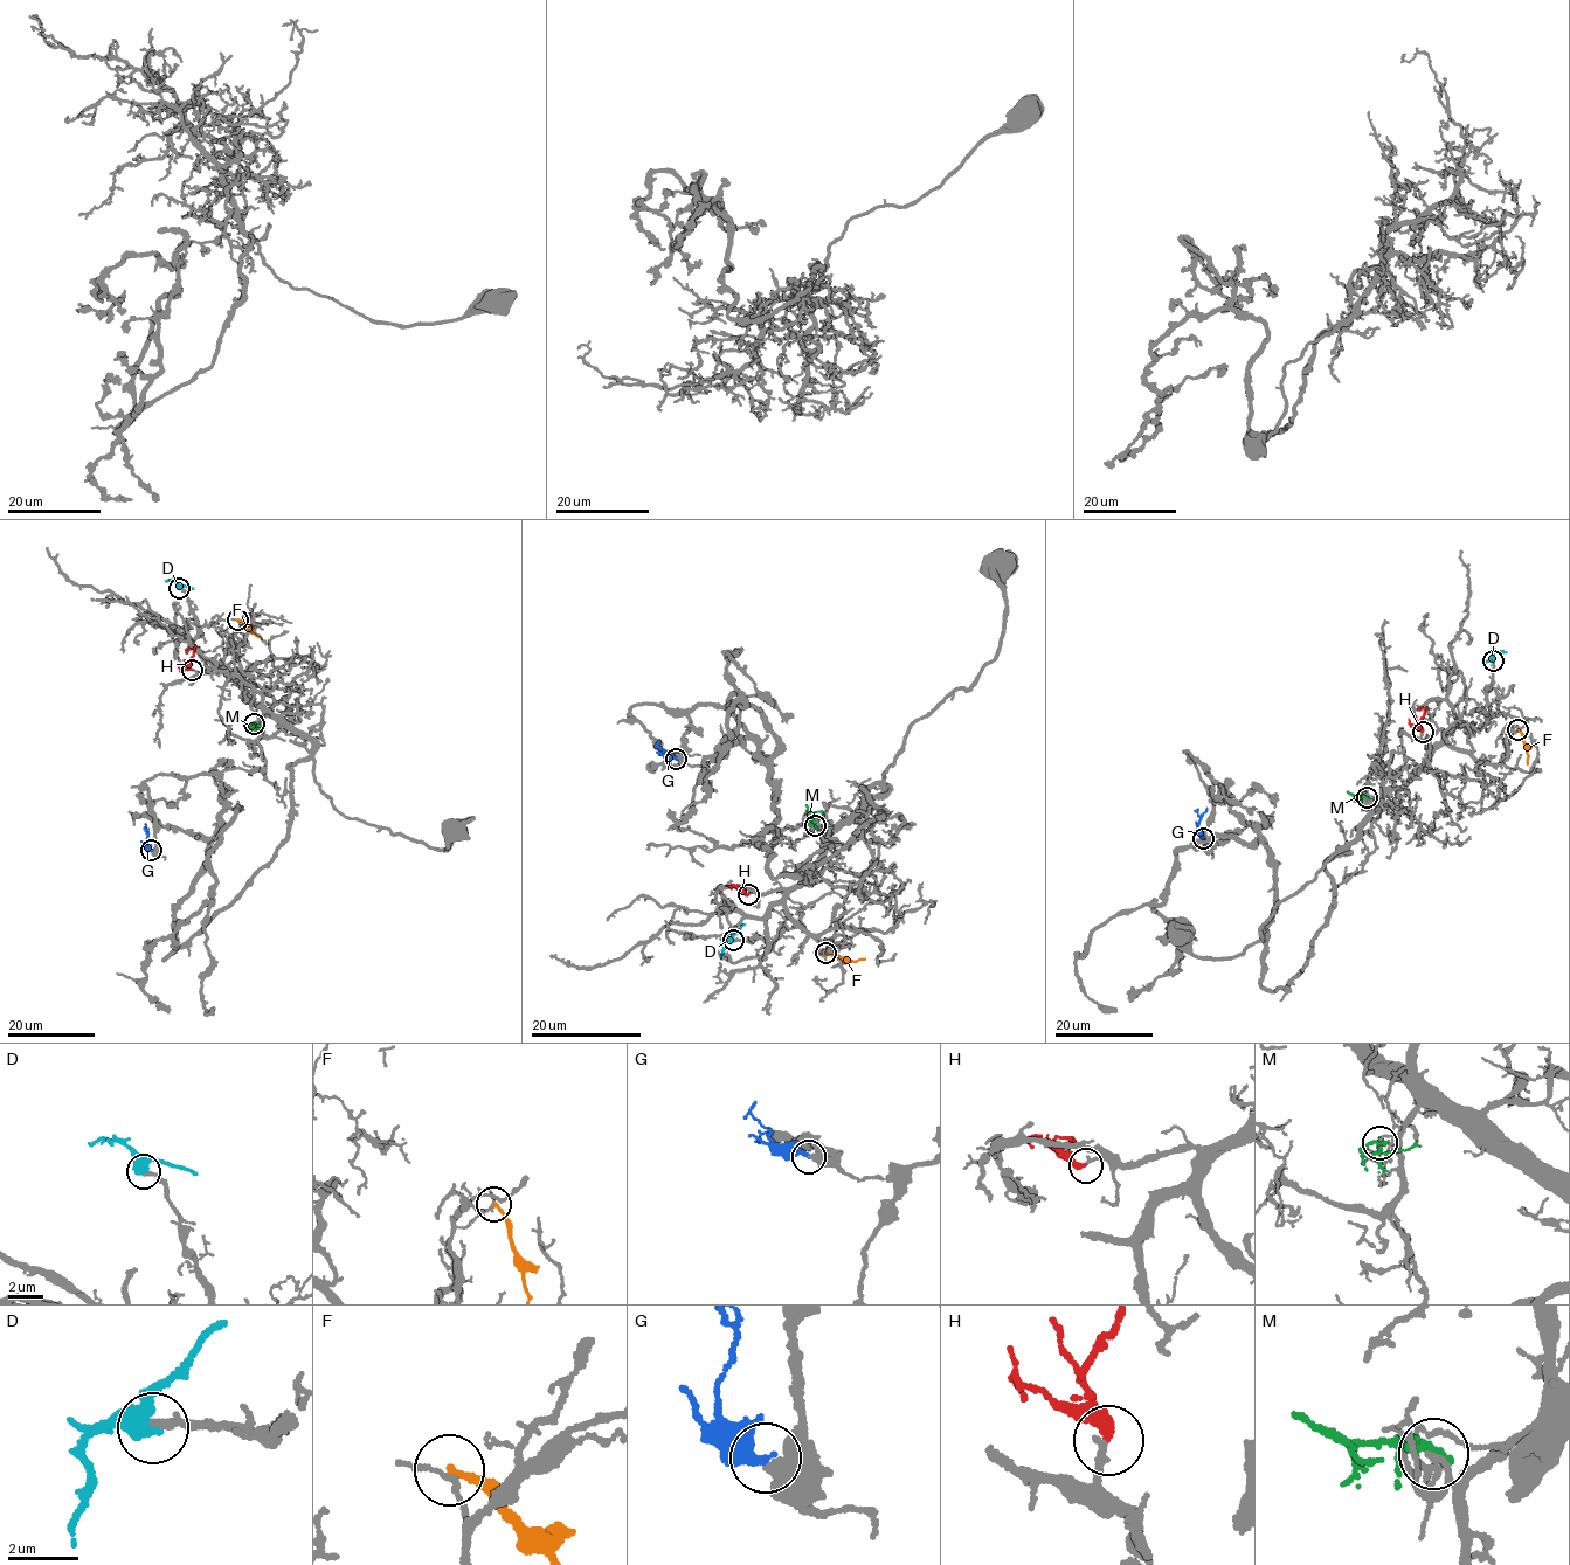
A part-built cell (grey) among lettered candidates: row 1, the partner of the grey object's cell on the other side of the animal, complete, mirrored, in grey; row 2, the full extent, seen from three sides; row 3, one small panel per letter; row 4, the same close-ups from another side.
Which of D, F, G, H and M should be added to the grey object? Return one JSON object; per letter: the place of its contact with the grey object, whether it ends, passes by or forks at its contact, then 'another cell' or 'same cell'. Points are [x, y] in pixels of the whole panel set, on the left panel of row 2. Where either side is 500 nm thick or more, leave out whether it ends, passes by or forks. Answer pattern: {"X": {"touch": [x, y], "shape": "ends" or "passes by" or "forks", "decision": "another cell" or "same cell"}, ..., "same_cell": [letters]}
{"D": {"touch": [179, 588], "shape": "passes by", "decision": "another cell"}, "F": {"touch": [237, 620], "shape": "ends", "decision": "another cell"}, "G": {"touch": [151, 850], "decision": "another cell"}, "H": {"touch": [192, 670], "shape": "ends", "decision": "same cell"}, "M": {"touch": [254, 724], "shape": "ends", "decision": "another cell"}, "same_cell": ["H"]}

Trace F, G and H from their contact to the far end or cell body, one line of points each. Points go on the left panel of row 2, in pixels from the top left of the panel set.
F: (237, 620), (261, 639)
G: (152, 850), (145, 842), (149, 829)
H: (192, 670), (194, 649), (186, 652)

